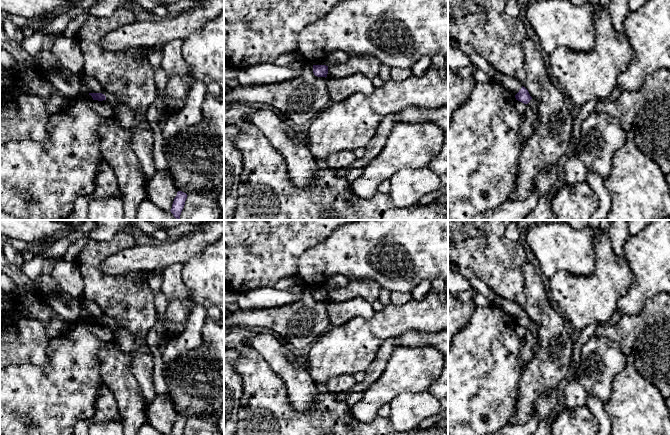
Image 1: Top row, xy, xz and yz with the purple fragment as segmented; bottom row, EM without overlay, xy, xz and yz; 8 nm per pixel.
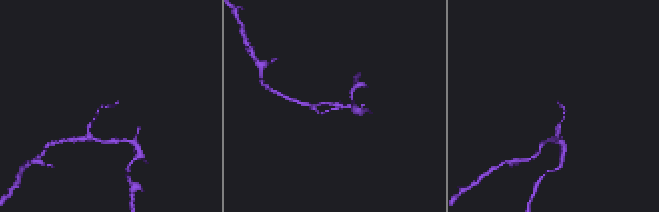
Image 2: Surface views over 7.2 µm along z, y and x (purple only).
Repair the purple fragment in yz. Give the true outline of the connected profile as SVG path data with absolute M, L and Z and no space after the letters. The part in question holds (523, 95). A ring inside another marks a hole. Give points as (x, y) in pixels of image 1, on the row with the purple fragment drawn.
M522 86L522 88L519 90L519 92L515 95L516 100L528 104L532 97L530 96L528 90Z

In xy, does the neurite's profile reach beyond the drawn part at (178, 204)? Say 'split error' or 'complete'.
complete

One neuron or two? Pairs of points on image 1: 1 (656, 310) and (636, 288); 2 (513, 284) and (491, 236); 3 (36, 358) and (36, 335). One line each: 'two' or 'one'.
1: two
2: one
3: one

